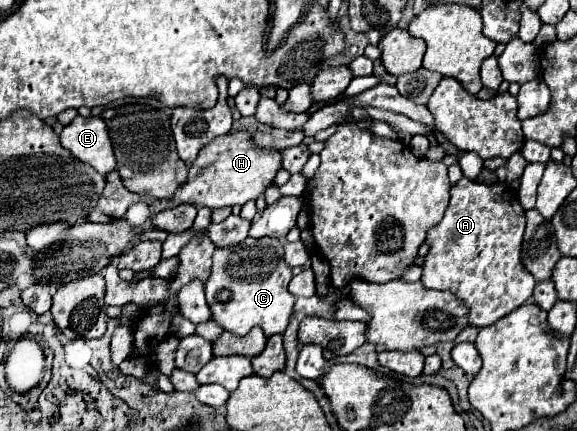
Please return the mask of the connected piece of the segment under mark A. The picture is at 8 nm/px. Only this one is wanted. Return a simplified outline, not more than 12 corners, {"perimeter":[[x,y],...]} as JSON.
{"perimeter":[[462,177],[400,280],[452,291],[470,325],[524,305],[524,209]]}

